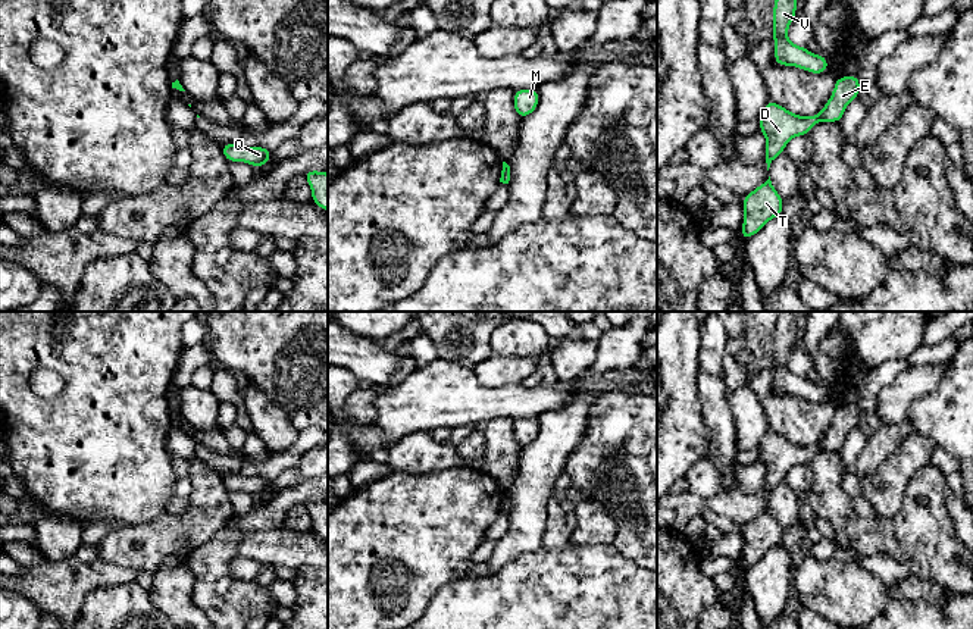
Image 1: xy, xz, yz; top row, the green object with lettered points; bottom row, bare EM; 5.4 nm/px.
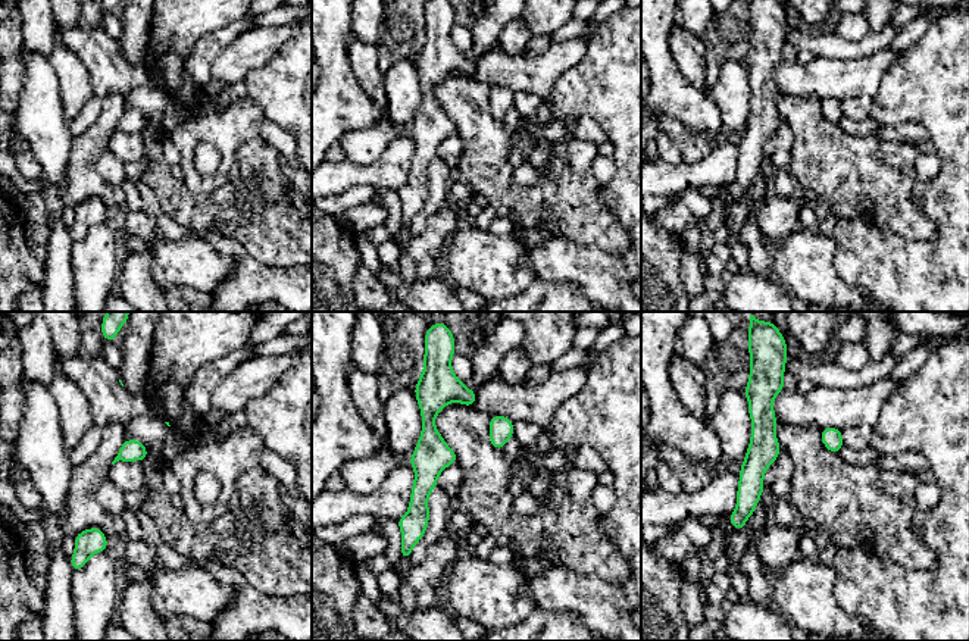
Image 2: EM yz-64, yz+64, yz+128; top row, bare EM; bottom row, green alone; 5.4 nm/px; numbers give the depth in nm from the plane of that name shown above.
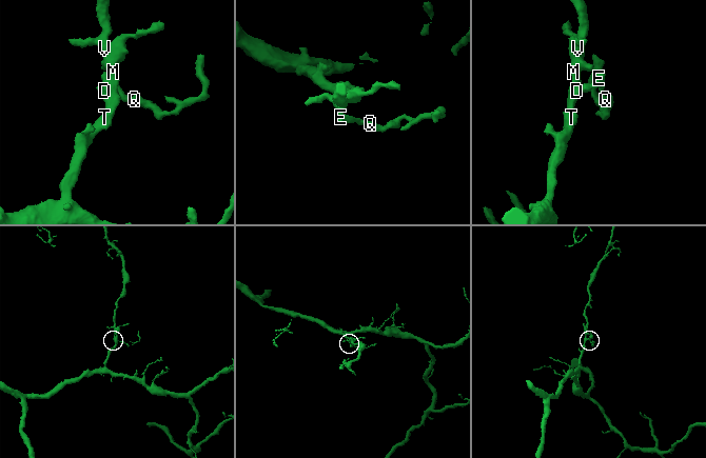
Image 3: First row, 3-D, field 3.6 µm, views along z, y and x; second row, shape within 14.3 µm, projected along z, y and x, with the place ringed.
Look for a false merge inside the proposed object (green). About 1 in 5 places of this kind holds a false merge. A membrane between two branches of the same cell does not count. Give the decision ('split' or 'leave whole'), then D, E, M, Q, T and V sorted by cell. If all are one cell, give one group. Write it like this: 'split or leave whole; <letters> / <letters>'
leave whole; D E M Q T V

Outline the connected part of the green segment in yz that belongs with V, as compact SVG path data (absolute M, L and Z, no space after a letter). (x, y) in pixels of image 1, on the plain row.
M780 312L773 335L775 391L783 395L797 395L811 403L825 403L827 388L813 384L807 376L800 376L788 369L788 357L795 348L797 319L801 312Z

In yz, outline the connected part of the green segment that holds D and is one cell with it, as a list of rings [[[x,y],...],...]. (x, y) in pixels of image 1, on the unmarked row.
[[[841,406],[835,411],[835,417],[832,420],[832,425],[829,431],[825,434],[822,441],[814,445],[798,445],[786,439],[785,436],[779,435],[778,432],[773,432],[769,429],[769,432],[764,435],[760,444],[760,461],[766,464],[766,492],[767,500],[770,497],[770,492],[785,479],[785,475],[797,464],[808,464],[810,459],[819,453],[820,450],[826,451],[839,451],[844,445],[844,441],[850,431],[858,428],[858,419],[860,419],[860,409],[858,406]]]

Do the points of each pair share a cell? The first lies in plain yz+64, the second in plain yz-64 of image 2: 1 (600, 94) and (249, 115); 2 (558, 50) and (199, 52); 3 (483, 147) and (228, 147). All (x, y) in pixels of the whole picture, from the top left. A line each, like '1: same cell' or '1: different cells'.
1: different cells
2: different cells
3: different cells

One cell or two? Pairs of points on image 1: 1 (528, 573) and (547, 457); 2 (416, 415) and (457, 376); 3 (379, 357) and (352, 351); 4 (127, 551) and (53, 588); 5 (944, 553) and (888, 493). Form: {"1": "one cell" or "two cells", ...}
{"1": "two cells", "2": "one cell", "3": "one cell", "4": "two cells", "5": "two cells"}

